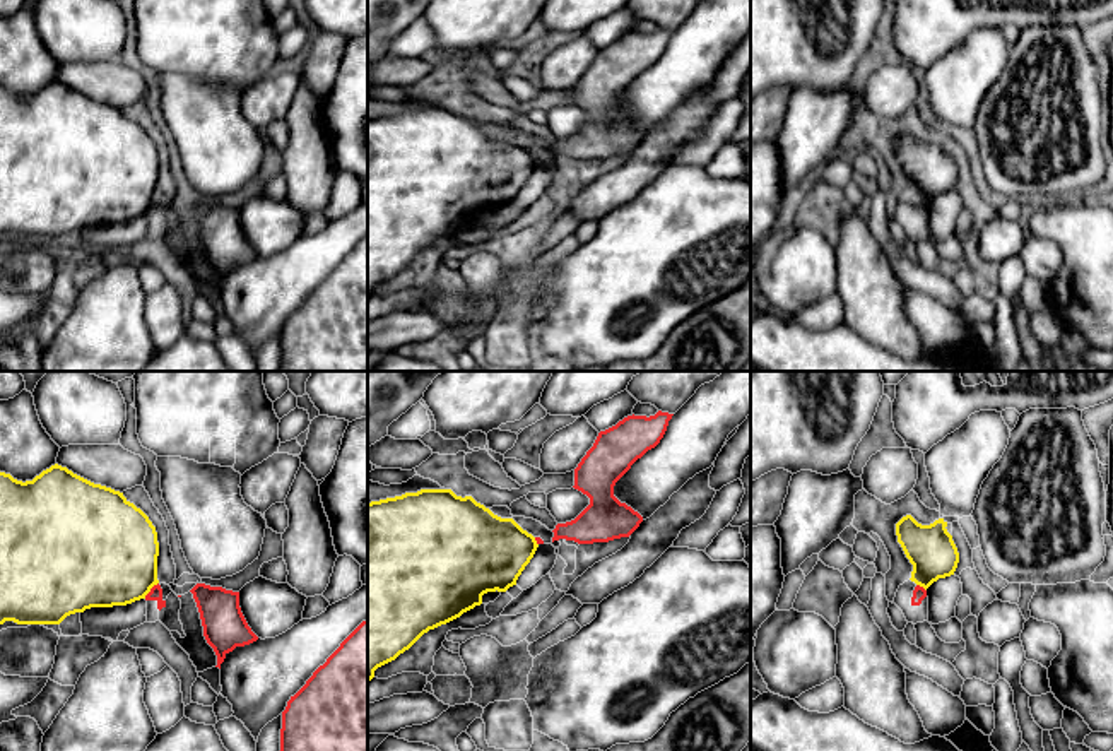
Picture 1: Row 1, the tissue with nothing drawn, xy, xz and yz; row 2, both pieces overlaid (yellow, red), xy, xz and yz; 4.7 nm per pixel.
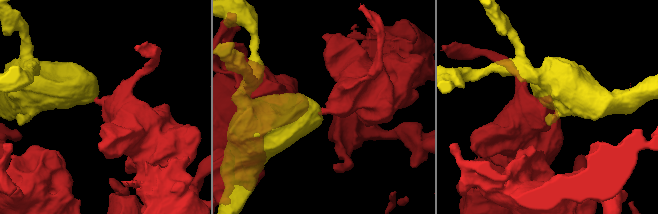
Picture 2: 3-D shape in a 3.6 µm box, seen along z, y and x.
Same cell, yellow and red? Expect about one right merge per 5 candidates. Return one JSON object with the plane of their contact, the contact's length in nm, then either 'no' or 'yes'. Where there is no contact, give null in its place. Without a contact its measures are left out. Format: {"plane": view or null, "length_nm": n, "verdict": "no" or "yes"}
{"plane": "xy", "length_nm": 100, "verdict": "no"}

